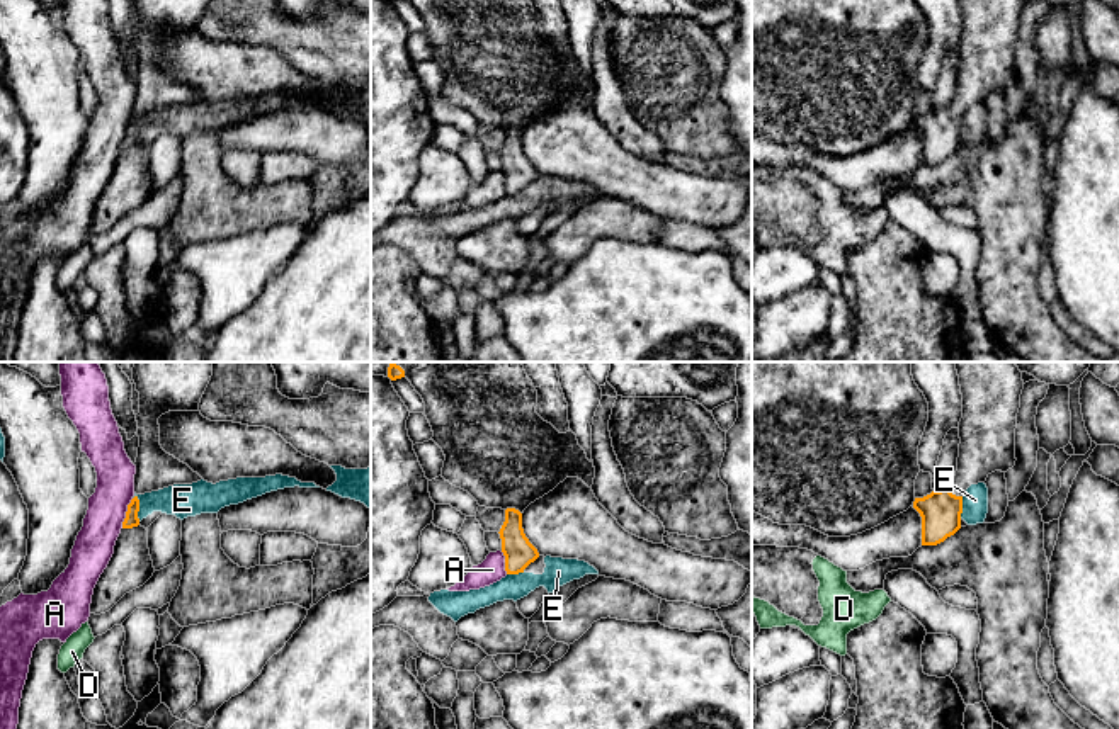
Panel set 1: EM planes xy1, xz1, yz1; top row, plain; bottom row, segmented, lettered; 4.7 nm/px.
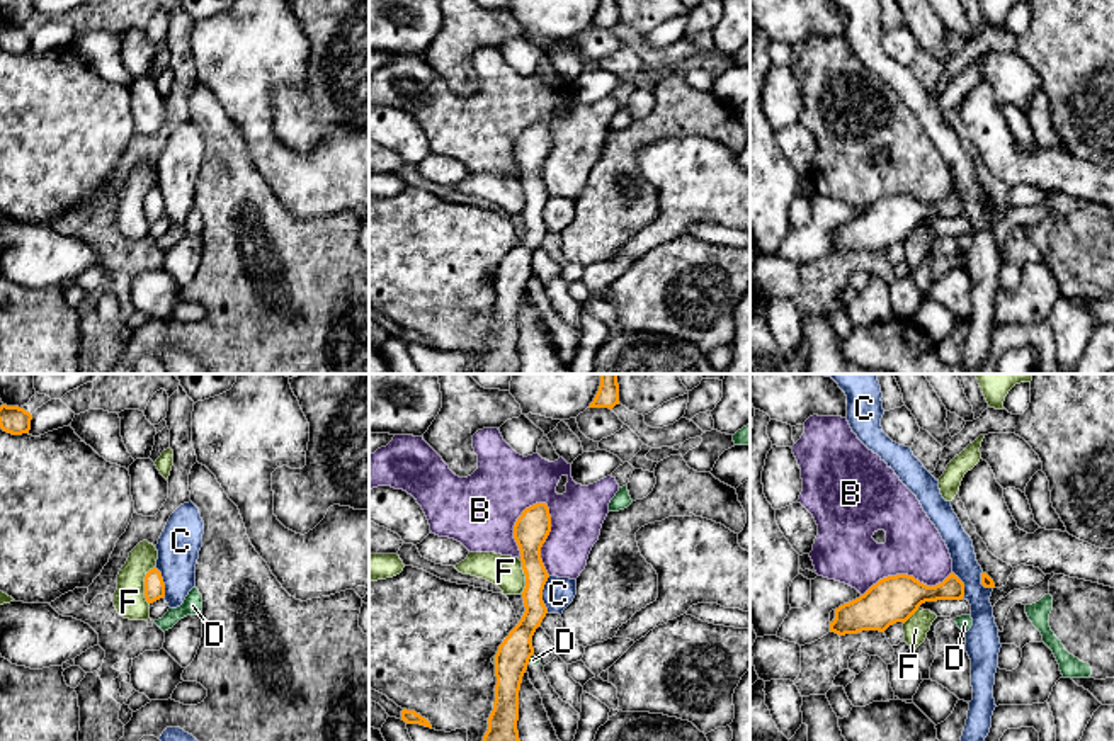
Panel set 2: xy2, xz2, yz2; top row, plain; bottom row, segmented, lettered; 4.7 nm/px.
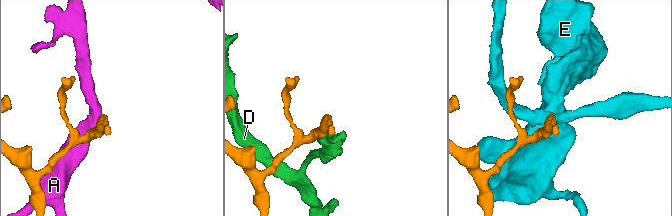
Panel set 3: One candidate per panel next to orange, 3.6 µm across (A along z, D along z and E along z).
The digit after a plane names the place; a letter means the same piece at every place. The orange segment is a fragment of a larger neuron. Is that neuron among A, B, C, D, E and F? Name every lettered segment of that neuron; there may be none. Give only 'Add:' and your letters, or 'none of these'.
Add: none of these

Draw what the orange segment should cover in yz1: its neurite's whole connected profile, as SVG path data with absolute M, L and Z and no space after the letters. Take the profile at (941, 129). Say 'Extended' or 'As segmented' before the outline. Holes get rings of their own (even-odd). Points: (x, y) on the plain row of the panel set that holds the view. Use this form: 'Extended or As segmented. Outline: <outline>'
Extended. Outline: M959 0L963 37L954 99L946 109L915 117L922 165L937 165L961 148L963 114L971 104L1015 85L1015 48L1024 0Z

